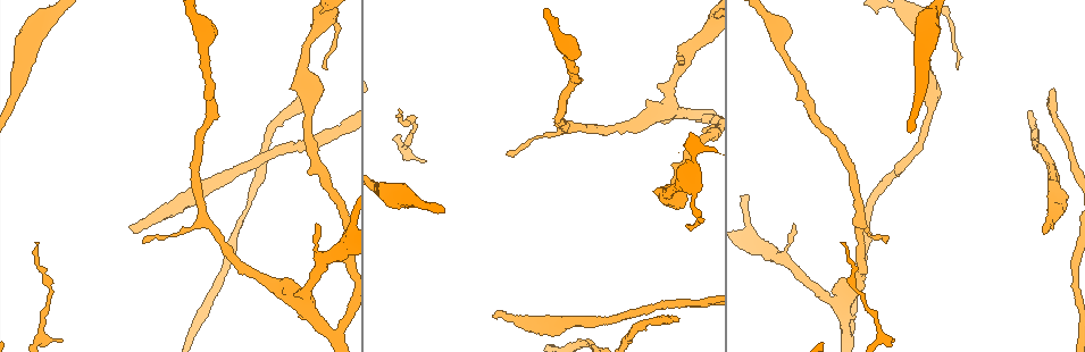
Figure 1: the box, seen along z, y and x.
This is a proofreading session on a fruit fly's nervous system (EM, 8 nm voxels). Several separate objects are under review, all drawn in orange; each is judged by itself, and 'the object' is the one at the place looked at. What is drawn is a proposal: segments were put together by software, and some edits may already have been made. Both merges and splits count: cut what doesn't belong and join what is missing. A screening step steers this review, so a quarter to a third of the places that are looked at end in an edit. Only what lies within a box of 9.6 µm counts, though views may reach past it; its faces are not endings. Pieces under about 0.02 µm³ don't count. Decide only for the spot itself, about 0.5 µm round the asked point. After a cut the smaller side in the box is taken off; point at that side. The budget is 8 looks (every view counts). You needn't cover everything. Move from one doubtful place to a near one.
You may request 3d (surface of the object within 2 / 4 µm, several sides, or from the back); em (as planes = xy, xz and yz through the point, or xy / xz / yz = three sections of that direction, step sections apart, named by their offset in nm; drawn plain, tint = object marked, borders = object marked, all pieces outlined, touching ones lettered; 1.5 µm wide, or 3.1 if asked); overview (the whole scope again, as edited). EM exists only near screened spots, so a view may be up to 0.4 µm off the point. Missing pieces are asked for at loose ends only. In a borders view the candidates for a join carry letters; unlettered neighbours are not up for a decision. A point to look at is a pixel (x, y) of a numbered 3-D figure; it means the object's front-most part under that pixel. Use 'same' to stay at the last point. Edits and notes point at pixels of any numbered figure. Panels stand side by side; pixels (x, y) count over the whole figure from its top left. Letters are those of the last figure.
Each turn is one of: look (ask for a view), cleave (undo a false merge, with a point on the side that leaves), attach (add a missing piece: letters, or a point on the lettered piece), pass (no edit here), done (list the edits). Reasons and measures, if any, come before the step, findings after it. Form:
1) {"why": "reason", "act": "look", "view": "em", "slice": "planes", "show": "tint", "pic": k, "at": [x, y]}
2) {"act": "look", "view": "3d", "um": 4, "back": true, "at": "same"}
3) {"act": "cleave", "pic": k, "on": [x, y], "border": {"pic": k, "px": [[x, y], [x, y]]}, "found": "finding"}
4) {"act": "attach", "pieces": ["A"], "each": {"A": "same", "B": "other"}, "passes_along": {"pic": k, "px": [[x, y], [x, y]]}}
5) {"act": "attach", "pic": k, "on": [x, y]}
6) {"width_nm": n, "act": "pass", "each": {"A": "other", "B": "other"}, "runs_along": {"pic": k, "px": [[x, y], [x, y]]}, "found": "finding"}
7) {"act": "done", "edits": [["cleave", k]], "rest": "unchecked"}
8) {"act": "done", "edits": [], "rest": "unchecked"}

{"act": "look", "view": "em", "slice": "planes", "show": "borders", "pic": 1, "at": [843, 243]}

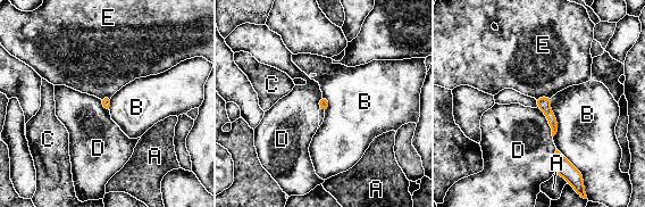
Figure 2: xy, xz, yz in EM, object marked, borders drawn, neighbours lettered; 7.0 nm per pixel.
{"act": "pass", "each": {"A": "other", "B": "other", "C": "other", "D": "other", "E": "other"}, "border": {"pic": 2, "px": [[537, 107], [543, 112], [552, 137]]}, "found": "no lettered piece goes on from it"}

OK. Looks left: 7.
{"why": "sudden change in width", "act": "look", "view": "em", "slice": "xz", "step": 8, "show": "plain", "pic": 1, "at": [406, 198]}

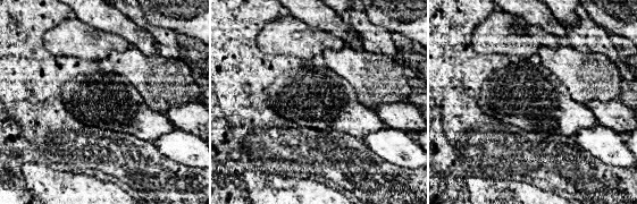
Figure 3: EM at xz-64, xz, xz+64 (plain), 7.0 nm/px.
{"why": "with the object marked", "act": "look", "view": "em", "slice": "xz", "step": 8, "show": "tint", "at": "same"}

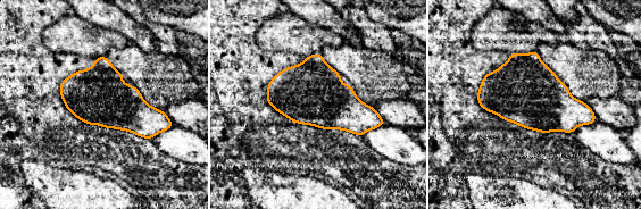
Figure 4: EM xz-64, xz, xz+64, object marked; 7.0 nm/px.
{"act": "look", "view": "em", "slice": "xz", "step": 8, "show": "borders", "at": "same"}

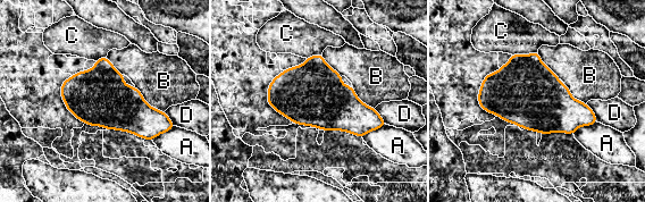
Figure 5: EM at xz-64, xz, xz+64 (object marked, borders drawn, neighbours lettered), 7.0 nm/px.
{"width_nm": 420, "act": "pass", "each": {"A": "other", "B": "other", "C": "other", "D": "other"}, "border": {"pic": 5, "px": [[134, 86], [150, 106], [164, 112]]}, "found": "one neuron here"}

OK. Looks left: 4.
{"why": "sudden change in width", "act": "look", "view": "em", "slice": "xz", "step": 8, "show": "plain", "pic": 1, "at": [667, 192]}

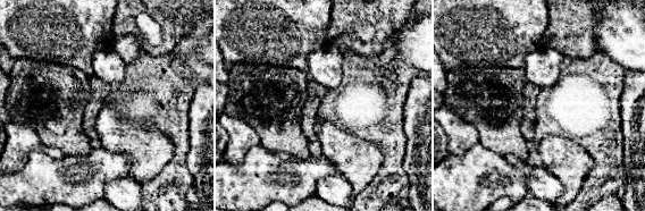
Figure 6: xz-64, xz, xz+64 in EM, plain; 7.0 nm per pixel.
{"act": "look", "view": "em", "slice": "xz", "step": 8, "show": "borders", "at": "same"}

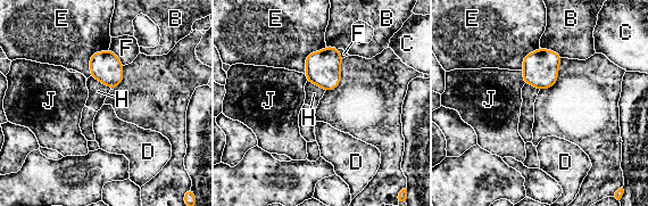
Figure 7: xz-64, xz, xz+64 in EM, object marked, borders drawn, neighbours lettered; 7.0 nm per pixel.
{"longest_contact_nm": ["E", 240], "act": "pass", "each": {"B": "other", "C": "other", "D": "other", "E": "other", "F": "other", "H": "other", "J": "other"}, "found": "all the same neuron"}

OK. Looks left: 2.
{"act": "done", "edits": [], "rest": "unchecked"}

